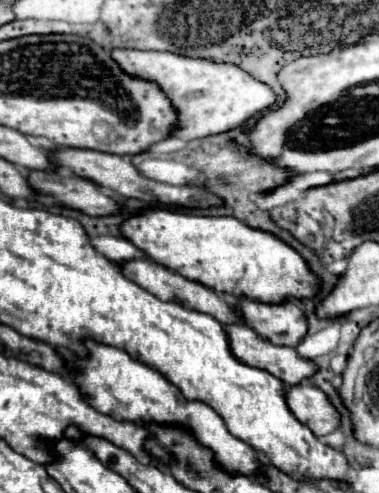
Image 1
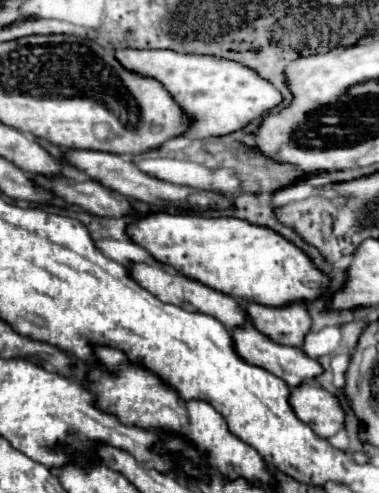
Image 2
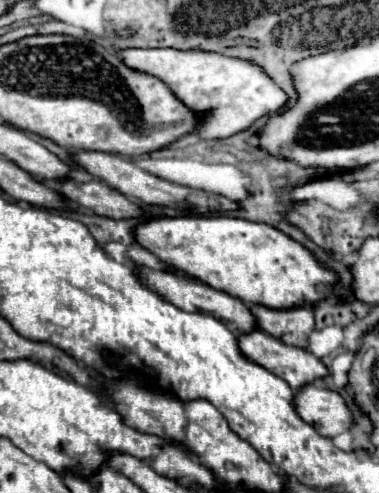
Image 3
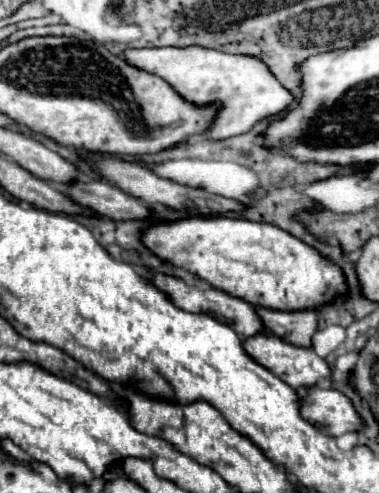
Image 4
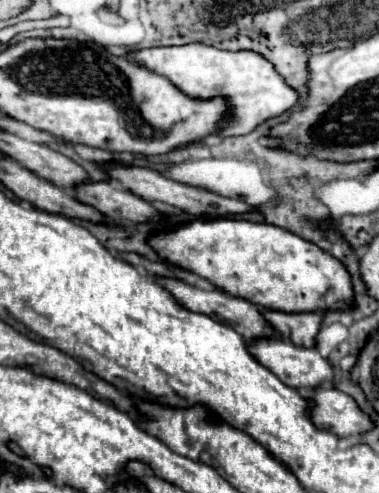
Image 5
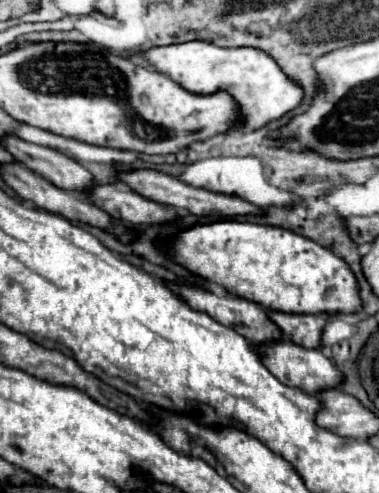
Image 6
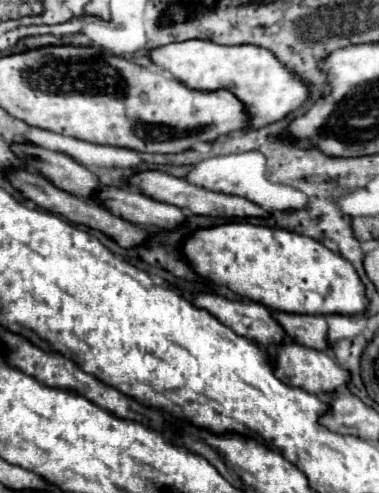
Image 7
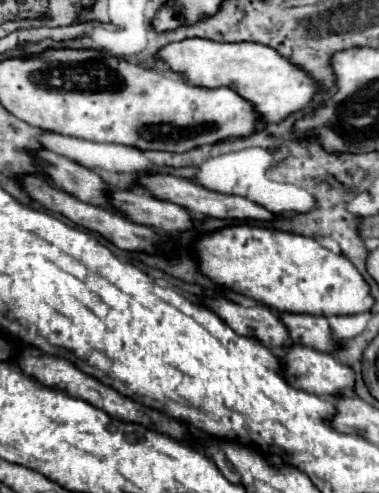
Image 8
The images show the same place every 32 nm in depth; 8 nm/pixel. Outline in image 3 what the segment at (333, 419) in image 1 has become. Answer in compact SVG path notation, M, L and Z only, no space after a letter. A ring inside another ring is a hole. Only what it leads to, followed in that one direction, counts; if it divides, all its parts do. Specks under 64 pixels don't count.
M306 384L296 392L298 416L322 436L336 436L350 426L350 410L338 392L318 384Z

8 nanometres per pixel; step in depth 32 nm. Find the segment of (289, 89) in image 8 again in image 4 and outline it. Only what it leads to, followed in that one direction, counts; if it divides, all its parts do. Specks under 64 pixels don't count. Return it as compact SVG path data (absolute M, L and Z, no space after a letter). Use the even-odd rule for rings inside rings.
M188 46L124 50L124 60L128 60L128 64L134 68L168 80L168 84L172 84L172 88L176 88L184 100L192 100L192 104L220 104L220 116L216 116L212 132L204 132L206 138L218 140L250 132L258 120L282 112L292 102L292 94L268 72L266 64L252 56L232 56L210 48Z

